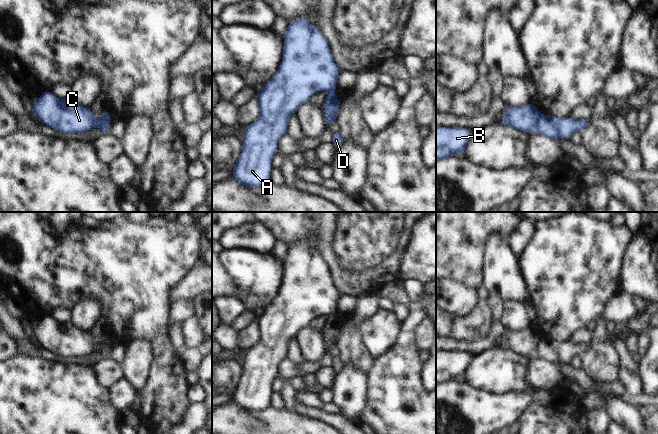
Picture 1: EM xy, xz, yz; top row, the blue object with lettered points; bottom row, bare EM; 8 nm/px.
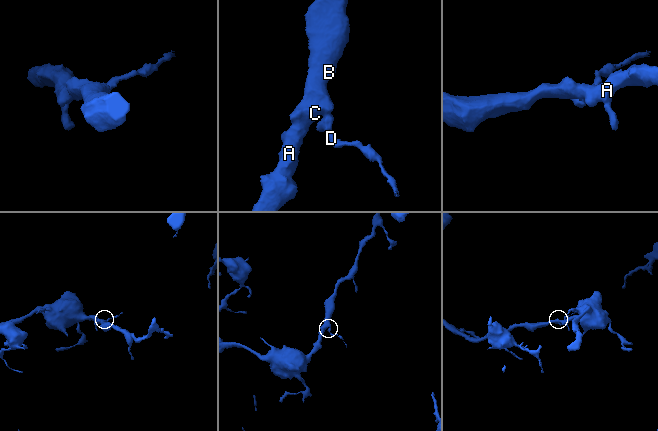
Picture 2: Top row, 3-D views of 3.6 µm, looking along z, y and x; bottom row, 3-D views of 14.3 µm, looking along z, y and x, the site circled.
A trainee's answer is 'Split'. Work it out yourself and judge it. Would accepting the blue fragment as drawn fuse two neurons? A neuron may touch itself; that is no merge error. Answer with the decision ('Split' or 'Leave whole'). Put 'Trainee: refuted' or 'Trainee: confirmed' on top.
Trainee: confirmed
Split.

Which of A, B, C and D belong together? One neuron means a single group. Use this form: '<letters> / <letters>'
A B C / D

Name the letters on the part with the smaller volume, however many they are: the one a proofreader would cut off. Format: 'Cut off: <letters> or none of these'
Cut off: D

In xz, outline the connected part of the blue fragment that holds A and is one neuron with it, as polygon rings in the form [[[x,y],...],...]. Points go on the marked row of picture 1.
[[[305,16],[288,24],[283,45],[282,63],[277,73],[257,93],[260,115],[245,129],[242,151],[232,170],[232,177],[249,189],[270,182],[271,160],[278,153],[278,141],[287,133],[291,114],[308,102],[313,94],[322,90],[335,90],[338,84],[340,70],[334,63],[330,47],[318,28],[308,23]]]

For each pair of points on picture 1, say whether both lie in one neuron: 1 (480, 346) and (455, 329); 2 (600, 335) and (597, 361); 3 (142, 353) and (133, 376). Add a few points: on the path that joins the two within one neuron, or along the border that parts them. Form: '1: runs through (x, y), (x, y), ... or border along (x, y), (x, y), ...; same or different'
1: border along (492, 327), (484, 338), (472, 342), (456, 340); different
2: runs through (600, 341), (600, 355); same
3: runs through (137, 359), (135, 370); same

